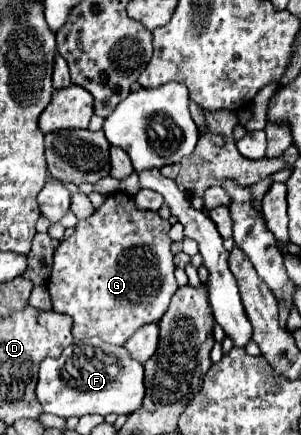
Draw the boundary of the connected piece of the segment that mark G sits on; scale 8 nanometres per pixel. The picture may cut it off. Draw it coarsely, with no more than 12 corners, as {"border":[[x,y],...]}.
{"border":[[110,194],[48,282],[74,340],[124,344],[172,294],[170,222]]}

